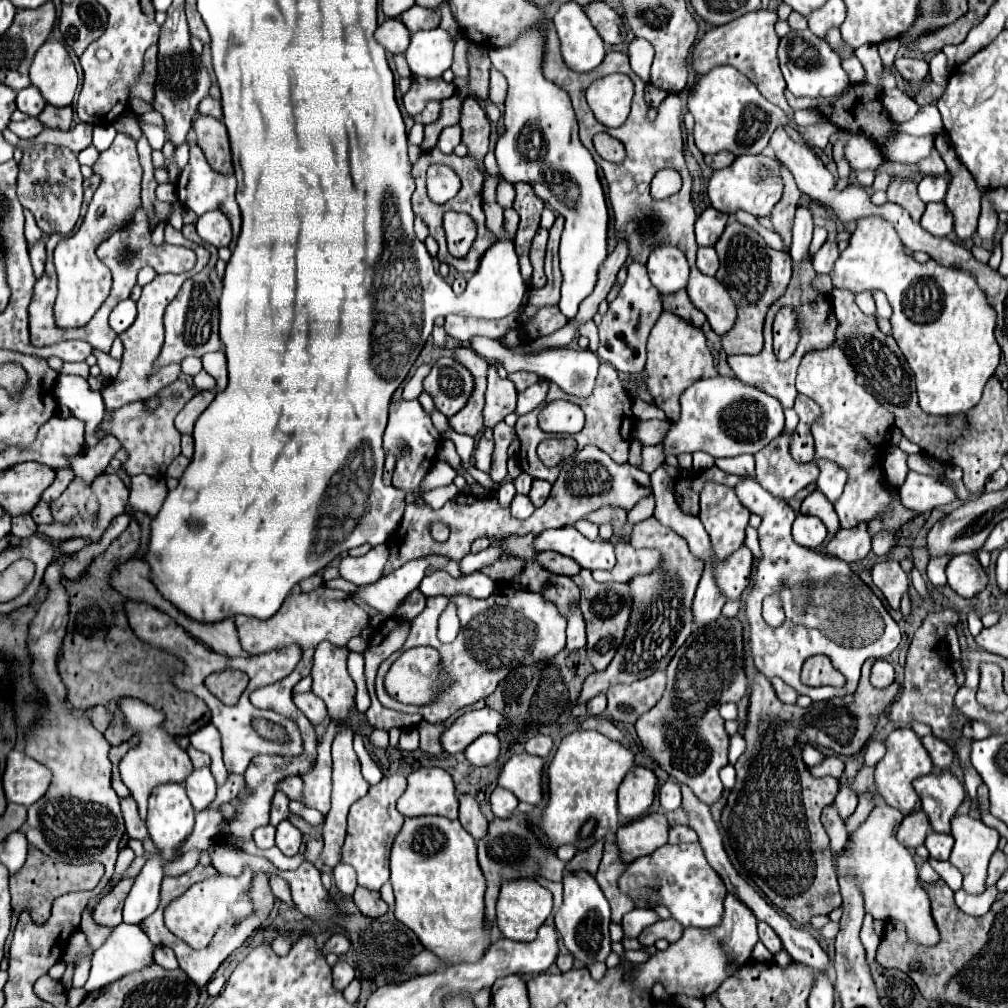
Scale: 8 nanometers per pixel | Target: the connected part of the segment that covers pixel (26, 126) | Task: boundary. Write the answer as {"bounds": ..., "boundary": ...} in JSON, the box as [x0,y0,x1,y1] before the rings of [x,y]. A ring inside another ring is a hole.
{"bounds":[8,117,44,141],"boundary":[[[30,117],[30,119],[24,119],[24,121],[20,121],[20,123],[12,121],[12,123],[8,125],[8,129],[10,129],[12,133],[16,133],[20,139],[28,141],[28,139],[34,139],[44,127],[42,127],[42,123],[38,123],[38,119]]]}

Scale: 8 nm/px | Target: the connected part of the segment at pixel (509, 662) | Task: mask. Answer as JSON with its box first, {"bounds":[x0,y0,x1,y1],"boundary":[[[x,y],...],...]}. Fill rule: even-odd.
{"bounds":[376,583,566,723],"boundary":[[[498,583],[498,589],[488,599],[474,599],[470,595],[428,597],[424,611],[412,621],[408,639],[402,645],[402,649],[390,655],[378,669],[378,677],[376,677],[378,701],[388,709],[396,709],[404,713],[420,713],[430,723],[446,721],[458,709],[468,707],[478,699],[486,699],[490,693],[494,693],[498,683],[514,667],[534,665],[558,655],[566,645],[564,631],[566,631],[566,619],[558,613],[554,603],[544,601],[544,597],[538,593],[516,591],[510,587],[510,583]],[[450,603],[456,605],[456,613],[460,619],[460,633],[454,639],[454,643],[446,645],[438,639],[438,619]],[[424,645],[438,649],[442,679],[450,681],[450,689],[446,689],[446,693],[442,695],[436,695],[426,705],[404,705],[396,701],[392,695],[388,695],[384,687],[384,677],[400,653]]]}

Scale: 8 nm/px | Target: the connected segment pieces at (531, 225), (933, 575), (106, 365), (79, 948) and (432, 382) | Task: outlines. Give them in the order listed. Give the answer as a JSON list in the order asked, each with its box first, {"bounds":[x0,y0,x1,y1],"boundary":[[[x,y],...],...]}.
[{"bounds":[514,183,544,285],"boundary":[[[516,183],[514,189],[516,189],[514,209],[520,215],[520,225],[518,225],[518,231],[516,231],[516,237],[514,237],[514,245],[516,245],[516,255],[520,259],[522,277],[530,285],[532,265],[530,265],[530,259],[528,259],[528,251],[530,251],[532,237],[536,235],[536,231],[540,227],[540,213],[544,209],[544,201],[538,199],[538,195],[534,195],[534,189],[526,183]]]},{"bounds":[928,557,950,587],"boundary":[[[936,557],[930,559],[928,563],[928,579],[934,587],[944,587],[946,585],[946,563],[950,557]]]},{"bounds":[94,351,120,379],"boundary":[[[94,351],[94,355],[98,357],[98,367],[102,369],[102,375],[106,379],[114,379],[118,375],[118,369],[120,369],[120,361],[106,355],[106,353],[100,353],[100,351]]]},{"bounds":[64,931,92,987],"boundary":[[[76,931],[68,943],[66,953],[64,953],[64,961],[74,965],[74,977],[72,977],[74,987],[82,987],[86,983],[92,955],[85,934],[82,931]]]},{"bounds":[424,357,472,417],"boundary":[[[440,357],[424,379],[424,391],[446,417],[452,417],[466,405],[472,387],[472,375],[452,357]]]}]

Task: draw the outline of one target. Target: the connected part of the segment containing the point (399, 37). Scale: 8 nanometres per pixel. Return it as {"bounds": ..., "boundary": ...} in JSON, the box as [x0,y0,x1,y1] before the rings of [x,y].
{"bounds":[376,17,410,53],"boundary":[[[398,17],[386,19],[376,29],[376,41],[390,53],[404,53],[410,43],[410,31]]]}

